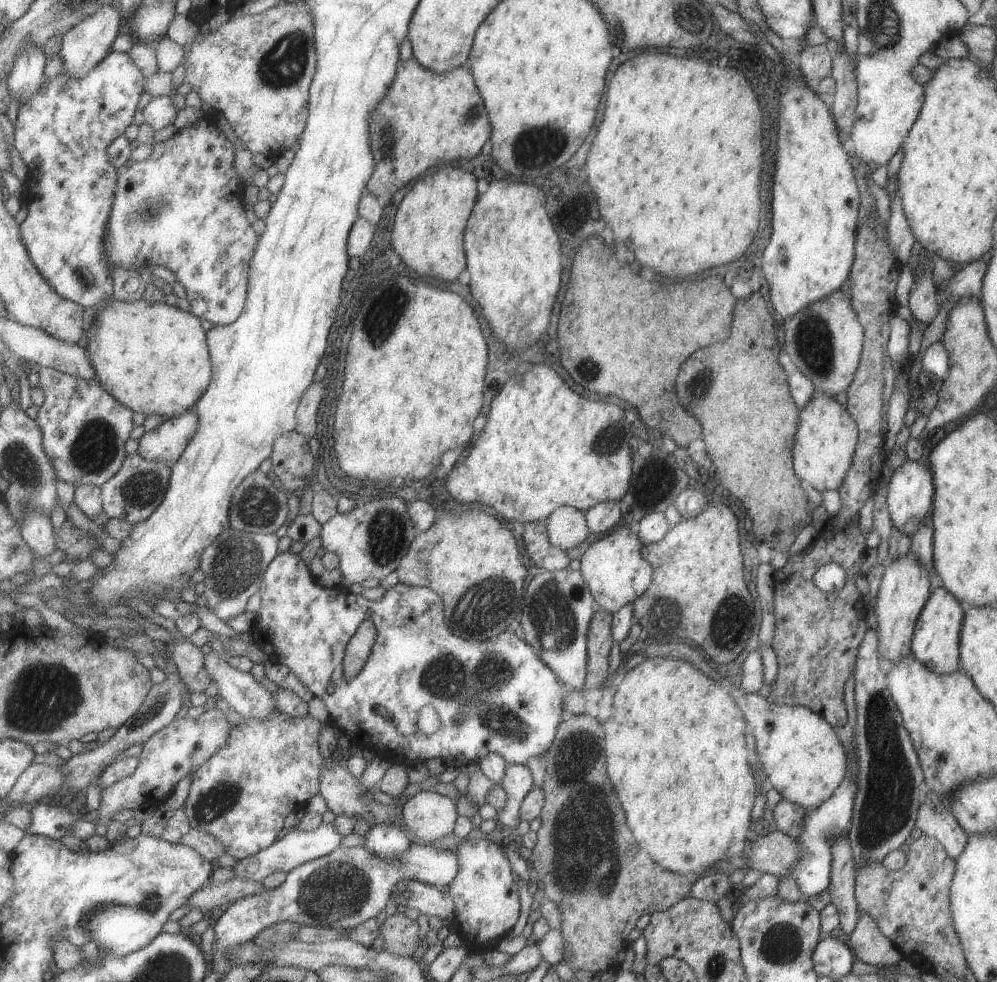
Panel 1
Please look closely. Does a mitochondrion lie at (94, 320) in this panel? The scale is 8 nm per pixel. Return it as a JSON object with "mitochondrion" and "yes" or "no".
{"mitochondrion":"no"}

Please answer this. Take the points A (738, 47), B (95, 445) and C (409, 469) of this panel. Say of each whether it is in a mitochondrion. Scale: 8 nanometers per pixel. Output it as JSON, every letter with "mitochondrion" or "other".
{"A":"other","B":"mitochondrion","C":"other"}

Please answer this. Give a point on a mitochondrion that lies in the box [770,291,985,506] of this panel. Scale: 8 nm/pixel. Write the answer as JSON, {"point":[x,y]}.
{"point":[815,348]}

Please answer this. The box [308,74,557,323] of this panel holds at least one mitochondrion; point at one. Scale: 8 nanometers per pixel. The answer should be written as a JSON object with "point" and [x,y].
{"point":[386,135]}

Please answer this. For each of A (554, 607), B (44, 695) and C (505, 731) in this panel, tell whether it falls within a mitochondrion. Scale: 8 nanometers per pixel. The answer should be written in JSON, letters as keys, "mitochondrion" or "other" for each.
{"A":"mitochondrion","B":"mitochondrion","C":"mitochondrion"}

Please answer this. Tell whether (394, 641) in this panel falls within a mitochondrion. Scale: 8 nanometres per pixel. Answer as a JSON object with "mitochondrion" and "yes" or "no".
{"mitochondrion":"no"}

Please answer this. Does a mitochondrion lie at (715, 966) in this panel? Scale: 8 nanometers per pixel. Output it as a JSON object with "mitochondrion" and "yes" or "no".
{"mitochondrion":"yes"}

